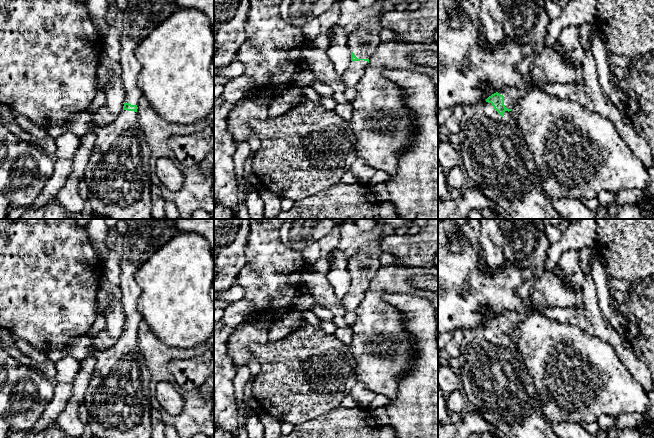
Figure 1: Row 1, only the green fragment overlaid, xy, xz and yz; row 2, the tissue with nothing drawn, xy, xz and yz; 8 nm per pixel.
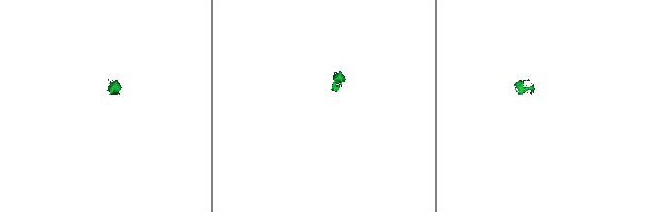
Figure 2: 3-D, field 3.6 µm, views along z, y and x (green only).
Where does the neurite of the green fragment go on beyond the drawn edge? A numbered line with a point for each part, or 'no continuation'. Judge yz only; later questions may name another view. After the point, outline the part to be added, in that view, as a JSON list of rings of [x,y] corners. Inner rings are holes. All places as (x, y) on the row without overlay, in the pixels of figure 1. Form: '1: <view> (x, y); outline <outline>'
1: yz (526, 244); outline [[[517,219],[514,222],[504,222],[501,226],[505,236],[503,253],[505,261],[511,265],[528,268],[532,267],[534,273],[531,279],[517,288],[517,295],[527,302],[529,293],[532,289],[534,281],[545,271],[545,264],[548,258],[548,251],[551,247],[551,243],[547,238],[545,231],[546,224],[542,219]],[[526,303],[526,309],[524,312],[505,311],[498,317],[504,320],[504,329],[507,333],[512,333],[522,322],[533,315],[534,311],[531,309],[529,303]]]
2: yz (492, 372); outline [[[486,325],[466,328],[463,331],[464,339],[458,357],[460,369],[457,371],[461,386],[474,408],[496,428],[498,438],[559,438],[553,431],[550,420],[540,409],[542,401],[518,351],[517,339],[511,334],[505,335],[502,341],[492,328]]]

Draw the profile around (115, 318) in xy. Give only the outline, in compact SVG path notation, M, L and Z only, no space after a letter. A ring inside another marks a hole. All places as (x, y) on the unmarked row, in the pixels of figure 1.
M121 300L111 303L104 316L106 320L106 330L113 340L118 341L123 335L126 321Z

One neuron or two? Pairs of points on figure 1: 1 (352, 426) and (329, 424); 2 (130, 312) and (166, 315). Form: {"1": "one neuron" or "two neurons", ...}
{"1": "one neuron", "2": "two neurons"}

